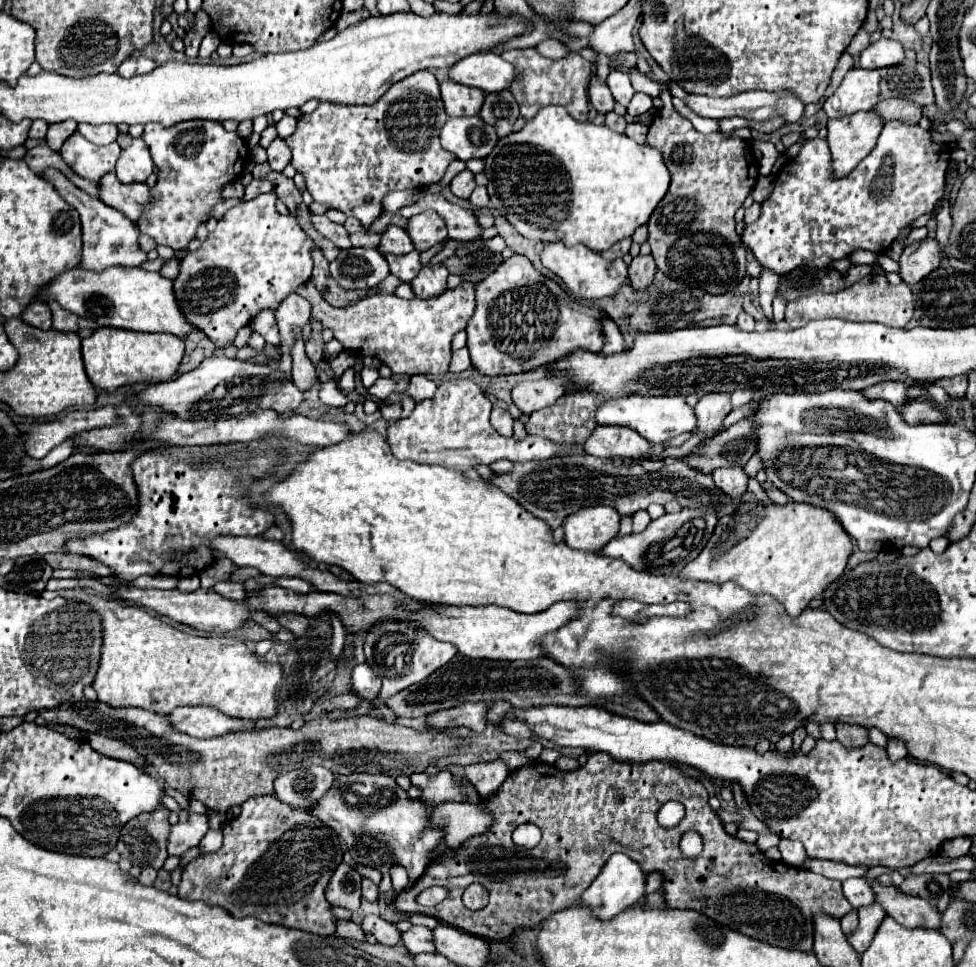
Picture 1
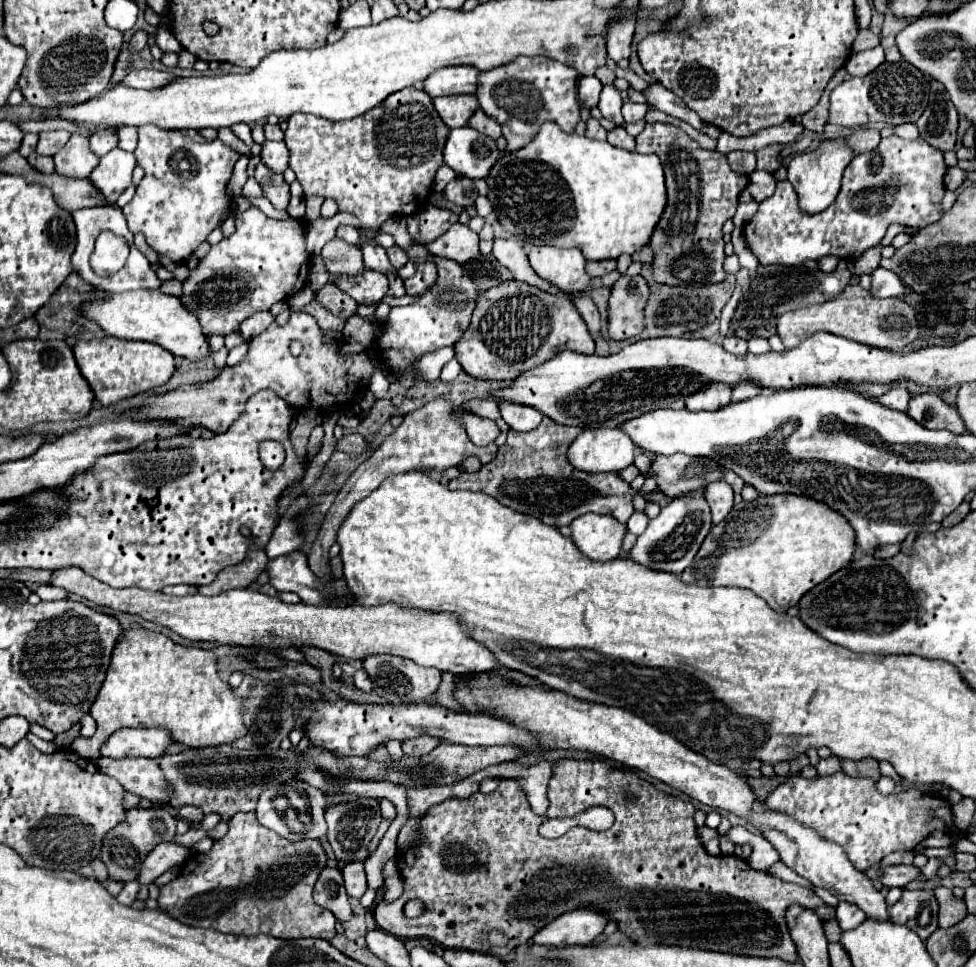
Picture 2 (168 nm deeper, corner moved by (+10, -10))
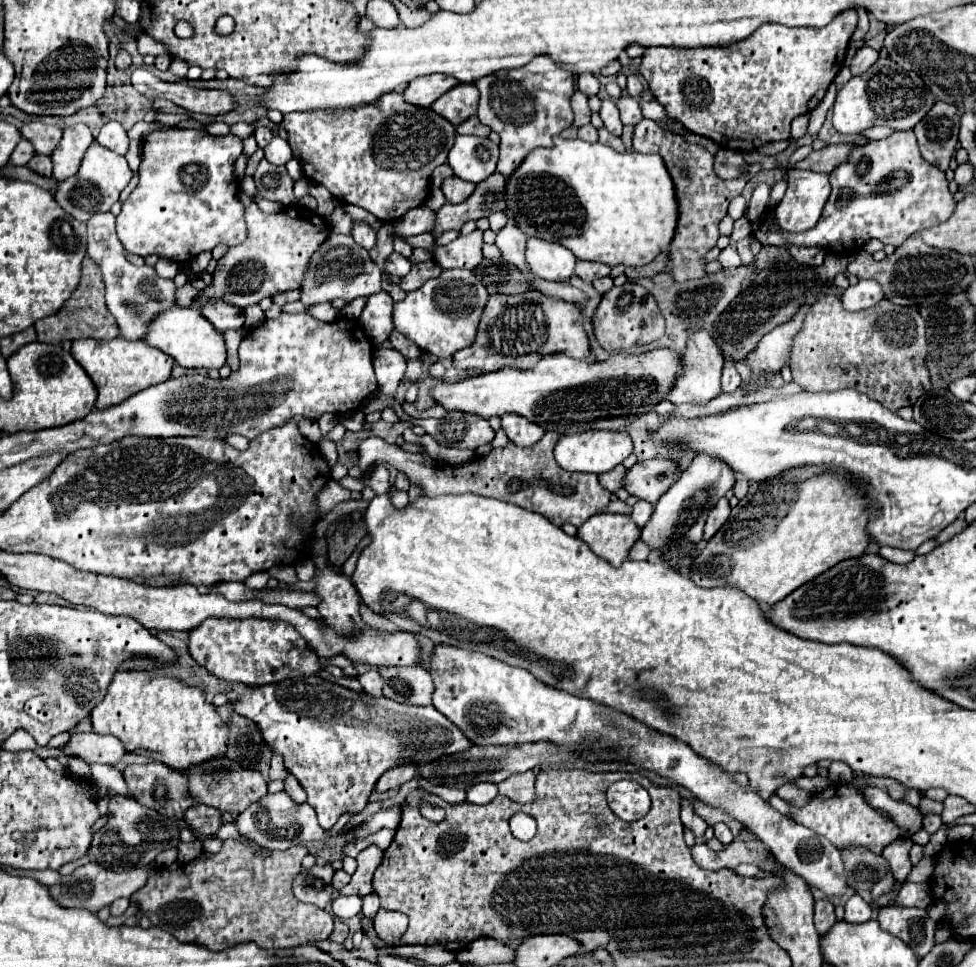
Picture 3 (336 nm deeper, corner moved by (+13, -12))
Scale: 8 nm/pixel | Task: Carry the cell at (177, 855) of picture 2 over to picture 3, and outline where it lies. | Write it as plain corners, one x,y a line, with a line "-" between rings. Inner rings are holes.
87,863
79,869
75,869
75,873
65,875
61,883
51,885
49,891
55,897
55,901
63,907
87,907
93,913
97,913
101,907
111,905
117,897
131,897
137,889
141,889
145,885
151,871
153,871
153,865
145,865
145,867
133,869
133,871
113,873
113,871
109,871
97,863

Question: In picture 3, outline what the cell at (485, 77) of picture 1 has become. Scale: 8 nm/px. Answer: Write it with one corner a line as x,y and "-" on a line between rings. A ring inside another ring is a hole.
429,75
429,77
417,77
411,81
405,89
405,101
419,105
419,107
429,107
433,101
437,101
443,93
459,85
457,79
447,77
447,75

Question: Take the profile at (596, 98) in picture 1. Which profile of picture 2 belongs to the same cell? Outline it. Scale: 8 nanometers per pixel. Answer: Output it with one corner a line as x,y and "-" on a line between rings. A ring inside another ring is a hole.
582,77
578,83
578,99
588,109
598,105
600,91
602,91
602,83
596,77

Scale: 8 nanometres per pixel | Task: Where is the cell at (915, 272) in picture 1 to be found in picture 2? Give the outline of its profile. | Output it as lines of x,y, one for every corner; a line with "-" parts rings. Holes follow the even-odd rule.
878,267
872,275
872,287
870,287
870,295
876,299
886,299
886,297
900,297
906,293
904,283
900,283
900,279
896,277
896,273

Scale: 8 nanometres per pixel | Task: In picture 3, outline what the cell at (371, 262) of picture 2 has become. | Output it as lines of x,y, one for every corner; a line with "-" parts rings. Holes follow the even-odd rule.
353,223
353,233
351,233
351,237
353,237
363,249
367,249
367,251
371,251
371,249
375,247
375,243
377,243
375,231
373,231
369,225
365,225
365,223

